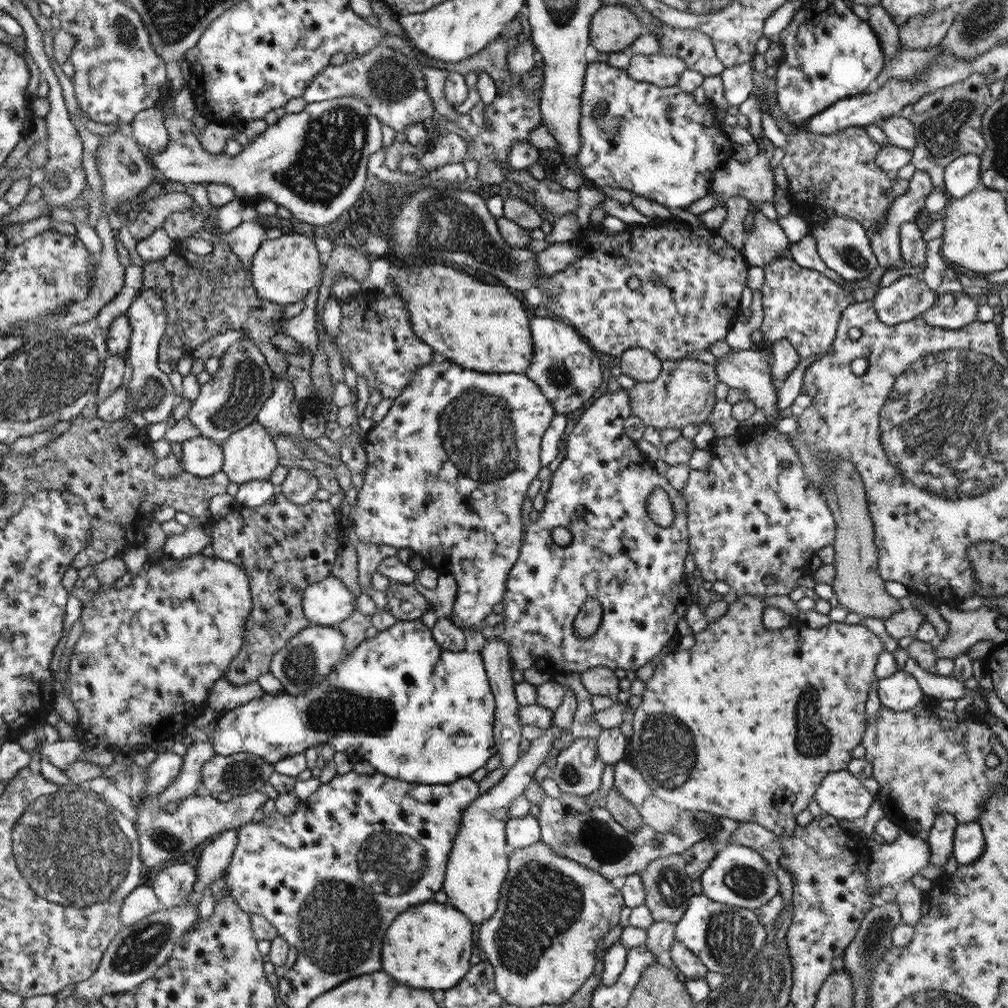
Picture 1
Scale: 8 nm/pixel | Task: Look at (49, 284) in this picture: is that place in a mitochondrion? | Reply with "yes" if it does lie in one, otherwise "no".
yes

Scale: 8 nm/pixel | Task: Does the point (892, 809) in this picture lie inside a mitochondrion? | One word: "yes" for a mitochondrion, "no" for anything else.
no

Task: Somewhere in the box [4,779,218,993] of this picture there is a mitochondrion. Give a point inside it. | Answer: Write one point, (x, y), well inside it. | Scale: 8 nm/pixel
(136, 952)

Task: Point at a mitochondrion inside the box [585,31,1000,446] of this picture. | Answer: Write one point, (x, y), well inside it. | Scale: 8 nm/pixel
(940, 132)

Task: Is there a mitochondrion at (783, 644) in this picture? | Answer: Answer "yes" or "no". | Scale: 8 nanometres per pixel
no

